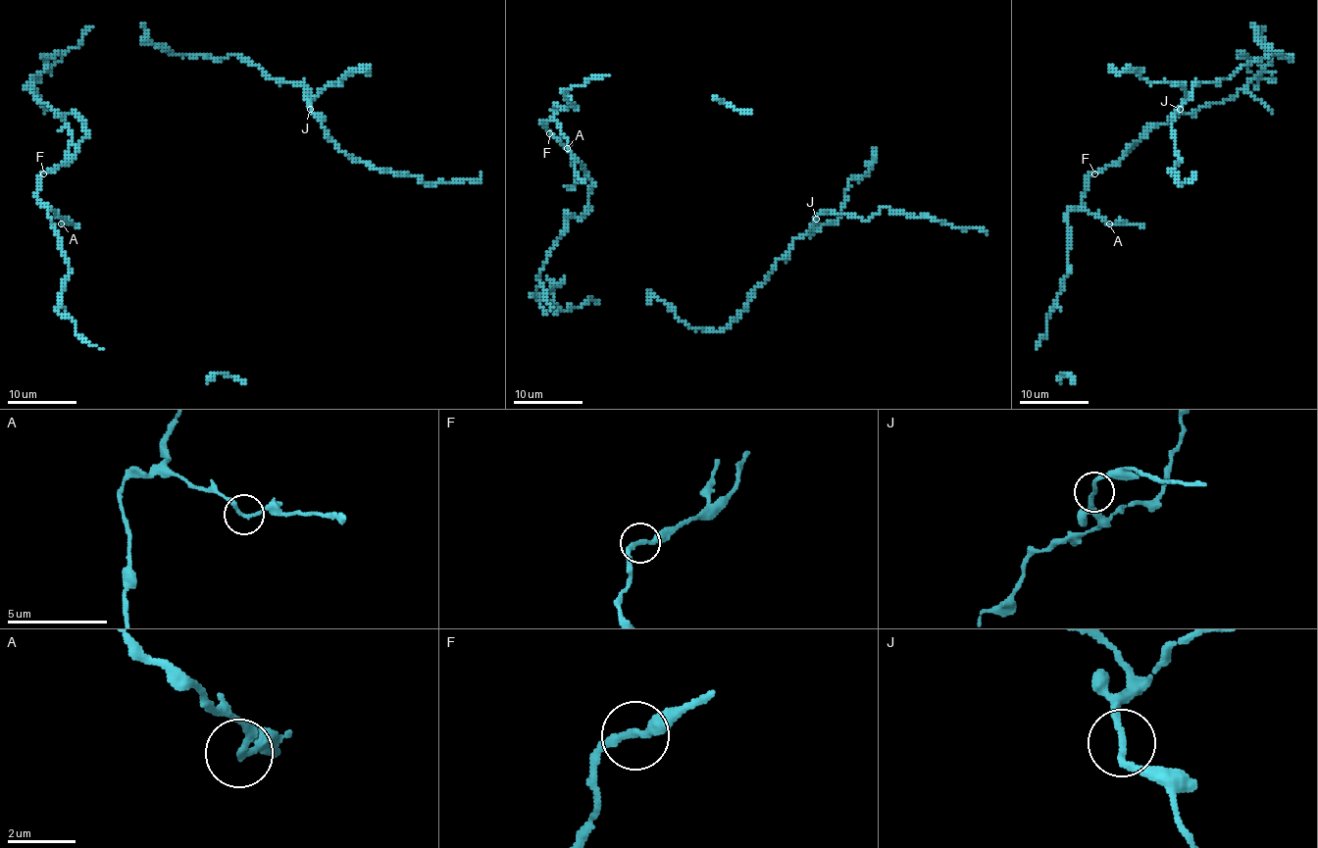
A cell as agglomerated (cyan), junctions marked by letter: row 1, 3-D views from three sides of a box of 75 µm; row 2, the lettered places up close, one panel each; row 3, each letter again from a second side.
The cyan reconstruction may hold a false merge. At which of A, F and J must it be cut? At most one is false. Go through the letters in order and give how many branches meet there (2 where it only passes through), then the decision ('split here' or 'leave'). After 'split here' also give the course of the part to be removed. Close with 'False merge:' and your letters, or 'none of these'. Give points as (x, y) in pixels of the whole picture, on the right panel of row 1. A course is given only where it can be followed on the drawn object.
A: 2 | leave
F: 2 | leave
J: 2 | leave
False merge: none of these

